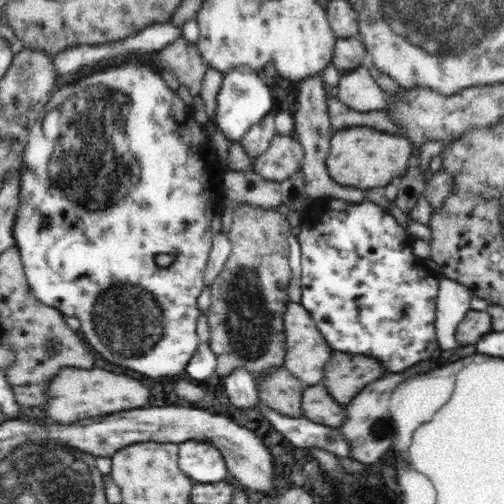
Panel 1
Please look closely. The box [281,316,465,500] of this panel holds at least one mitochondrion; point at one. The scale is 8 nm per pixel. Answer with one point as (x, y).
(379, 427)

